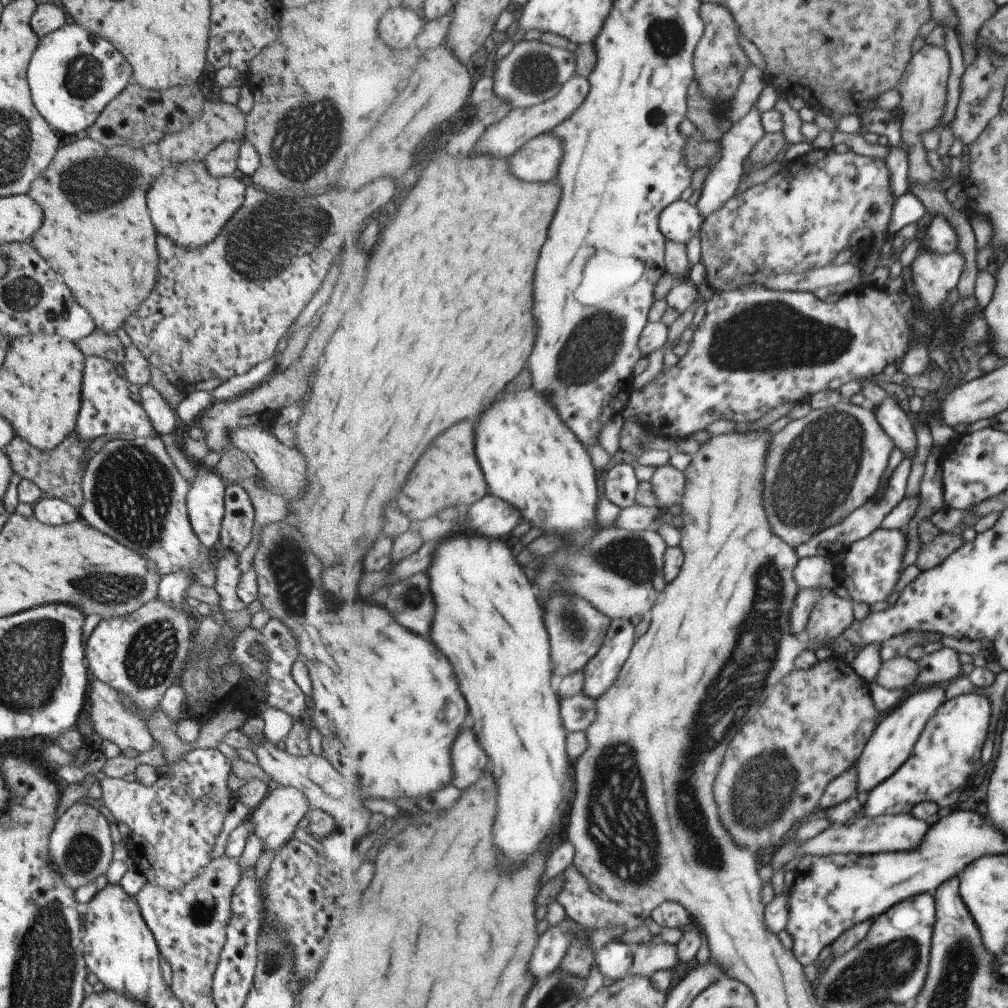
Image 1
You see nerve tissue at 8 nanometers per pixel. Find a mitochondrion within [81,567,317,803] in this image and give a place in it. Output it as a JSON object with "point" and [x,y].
{"point":[153,650]}

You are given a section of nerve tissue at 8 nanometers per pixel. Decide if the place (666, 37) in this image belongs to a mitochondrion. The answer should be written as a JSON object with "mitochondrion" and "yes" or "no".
{"mitochondrion":"yes"}

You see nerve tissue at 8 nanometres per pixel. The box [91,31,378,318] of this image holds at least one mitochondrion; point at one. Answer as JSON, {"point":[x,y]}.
{"point":[282,232]}

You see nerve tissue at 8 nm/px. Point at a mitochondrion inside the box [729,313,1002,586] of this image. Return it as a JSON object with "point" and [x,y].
{"point":[812,479]}

